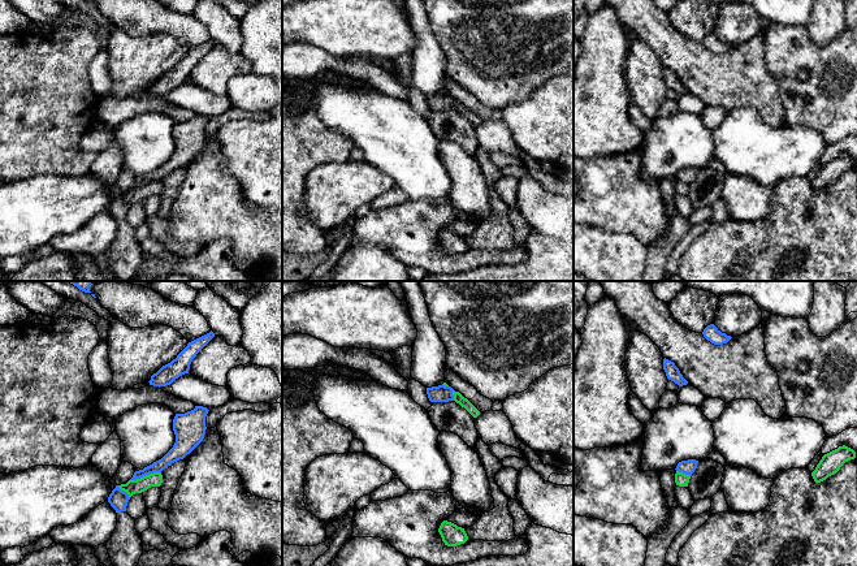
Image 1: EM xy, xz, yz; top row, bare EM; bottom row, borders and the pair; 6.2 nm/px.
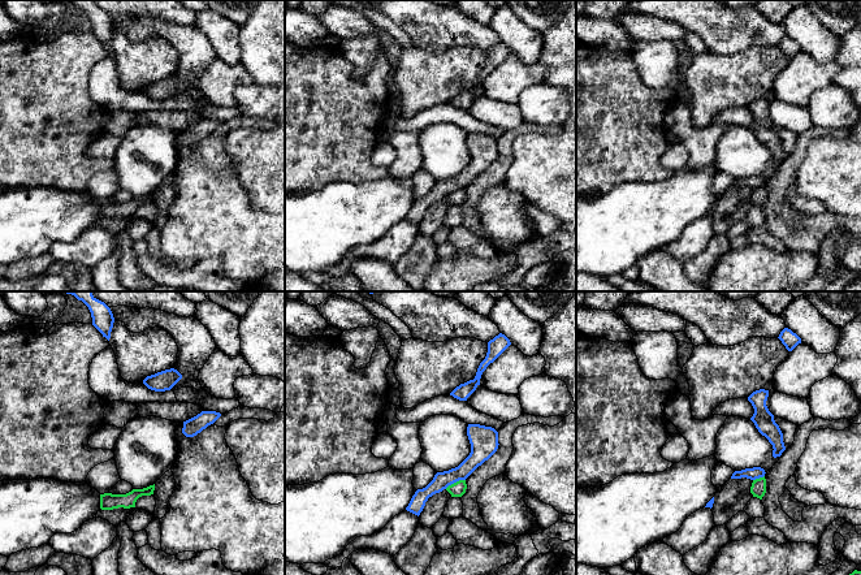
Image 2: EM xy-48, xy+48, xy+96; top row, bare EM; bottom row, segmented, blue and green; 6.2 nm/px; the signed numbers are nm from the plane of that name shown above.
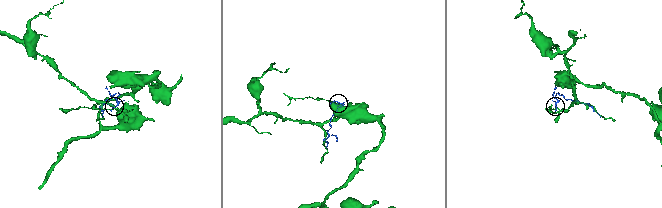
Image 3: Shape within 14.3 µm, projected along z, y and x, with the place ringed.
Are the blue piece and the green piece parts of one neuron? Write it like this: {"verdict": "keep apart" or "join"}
{"verdict": "keep apart"}

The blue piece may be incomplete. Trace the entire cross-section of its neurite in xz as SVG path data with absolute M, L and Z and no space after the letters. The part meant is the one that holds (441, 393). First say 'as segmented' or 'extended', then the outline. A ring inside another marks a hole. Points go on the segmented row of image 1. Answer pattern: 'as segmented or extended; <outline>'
as segmented; M438 385L427 388L427 394L430 402L449 402L454 401L453 390L451 386Z

